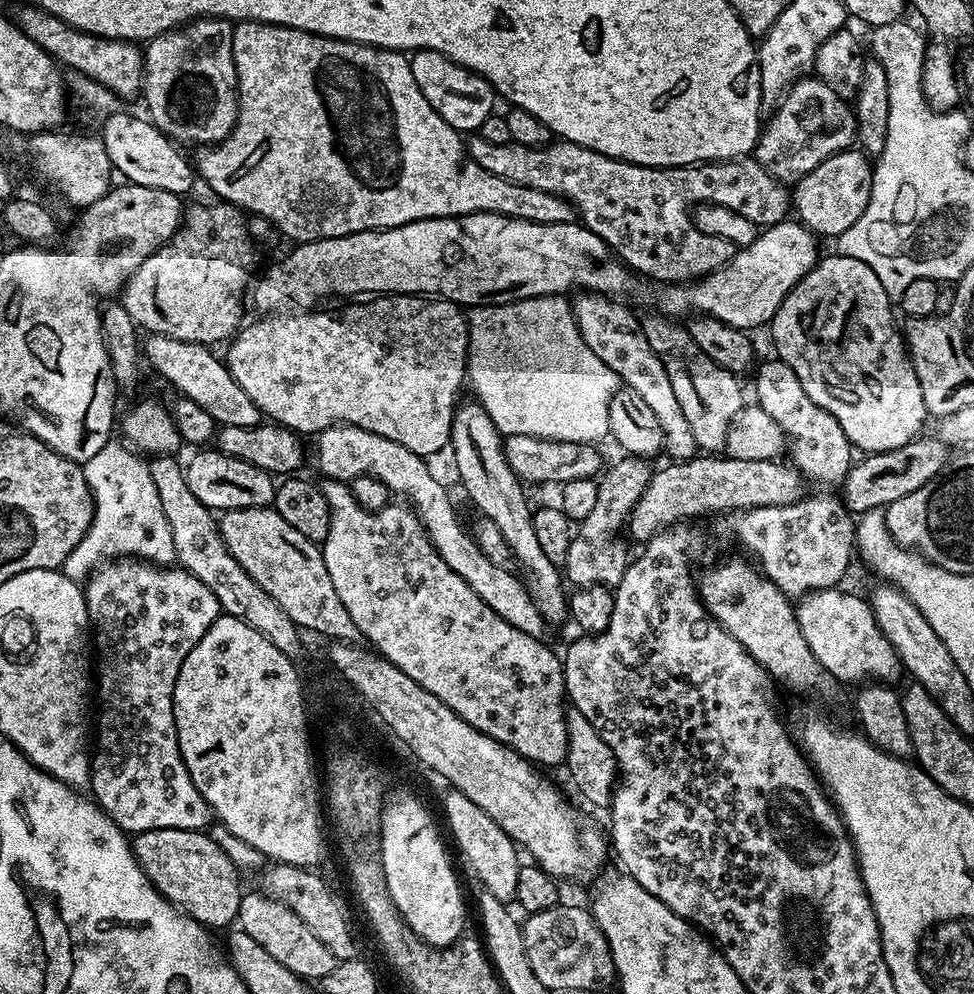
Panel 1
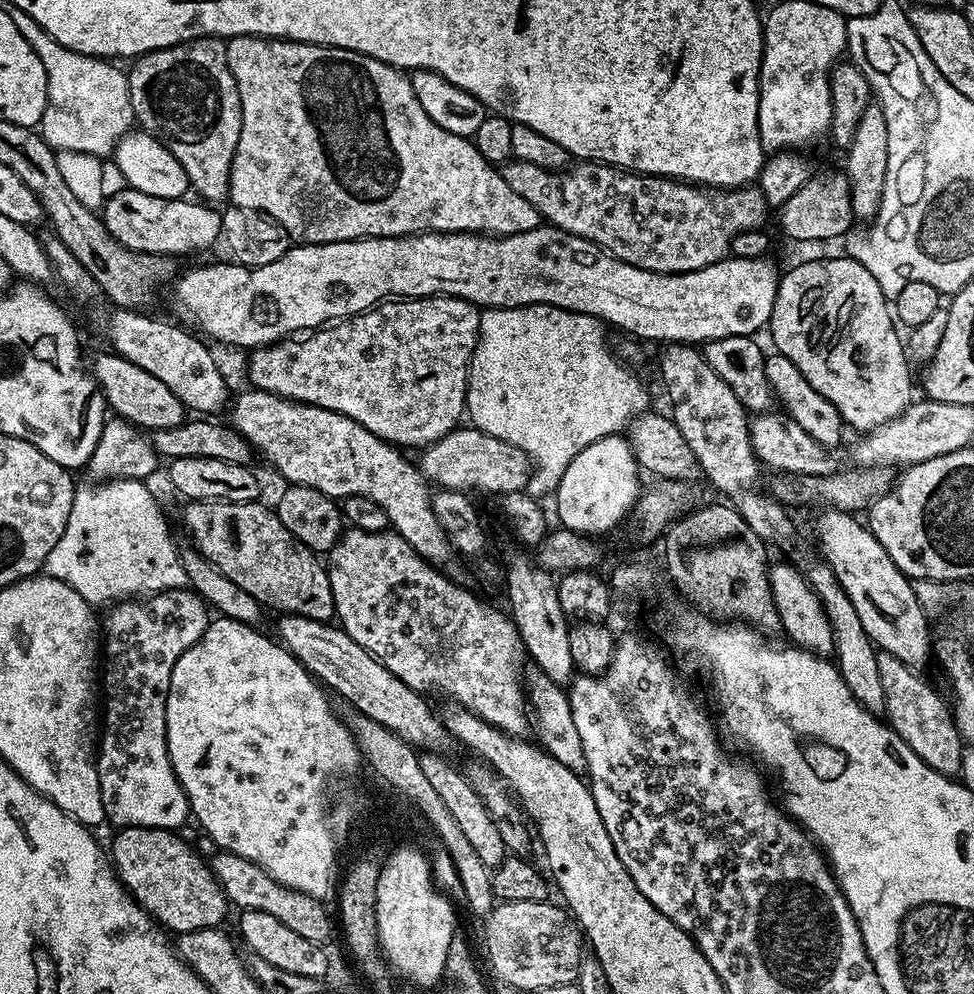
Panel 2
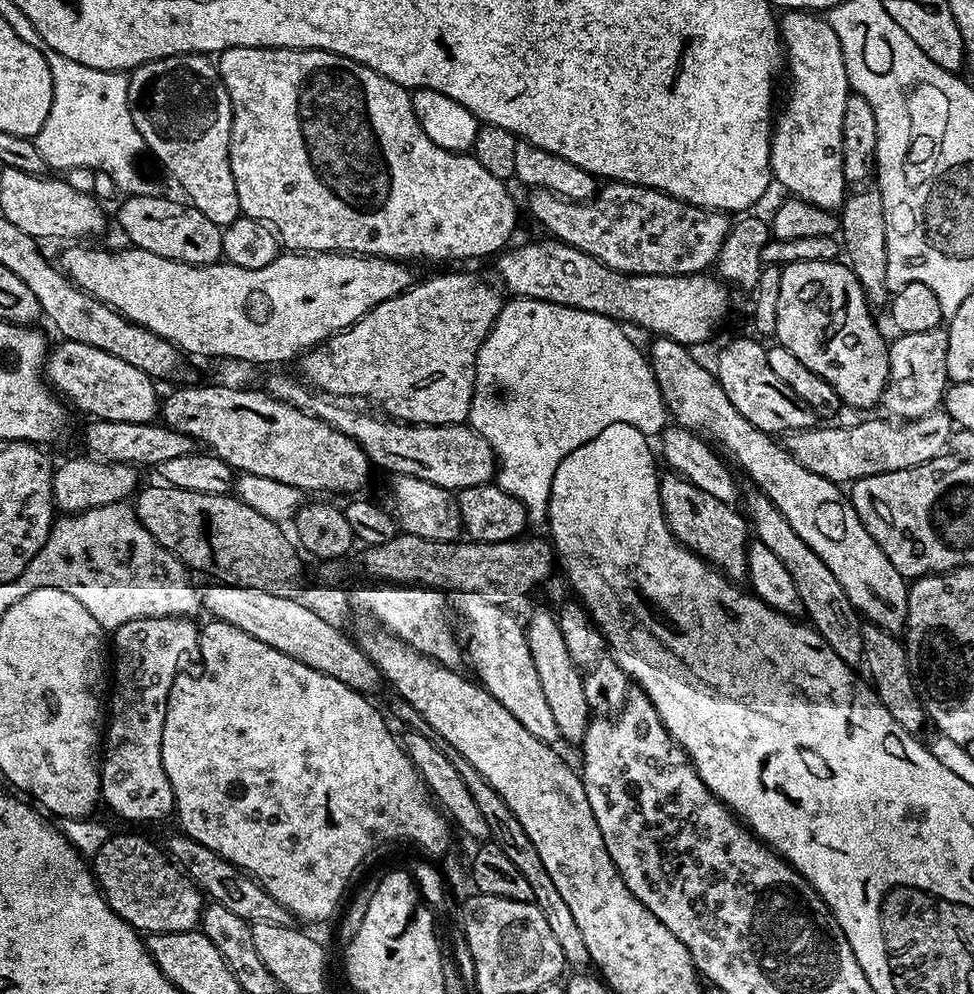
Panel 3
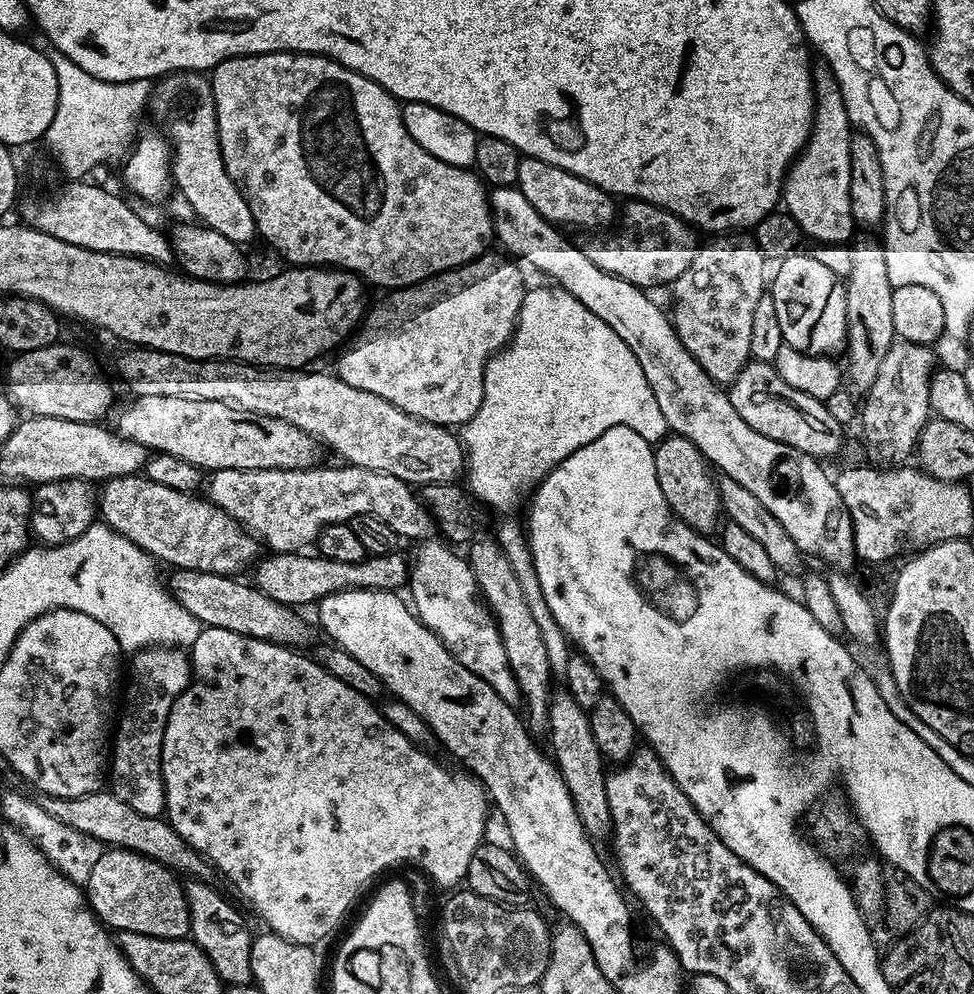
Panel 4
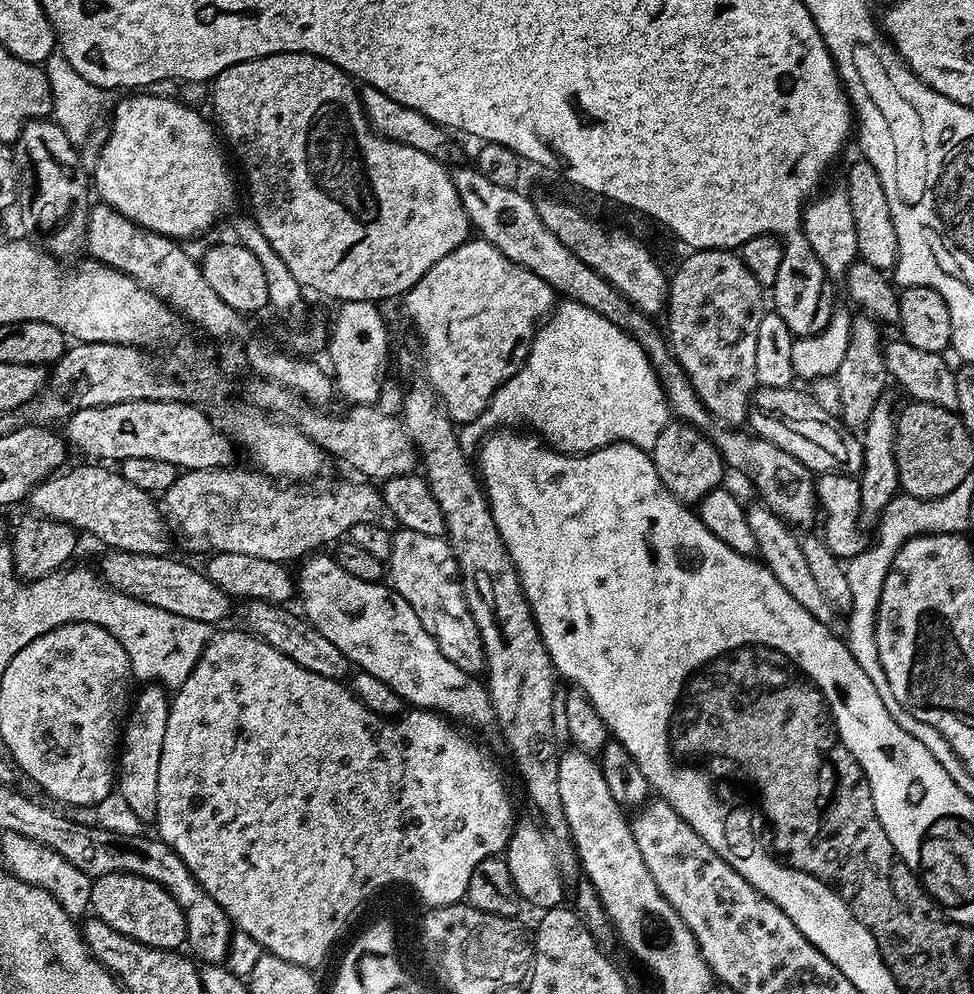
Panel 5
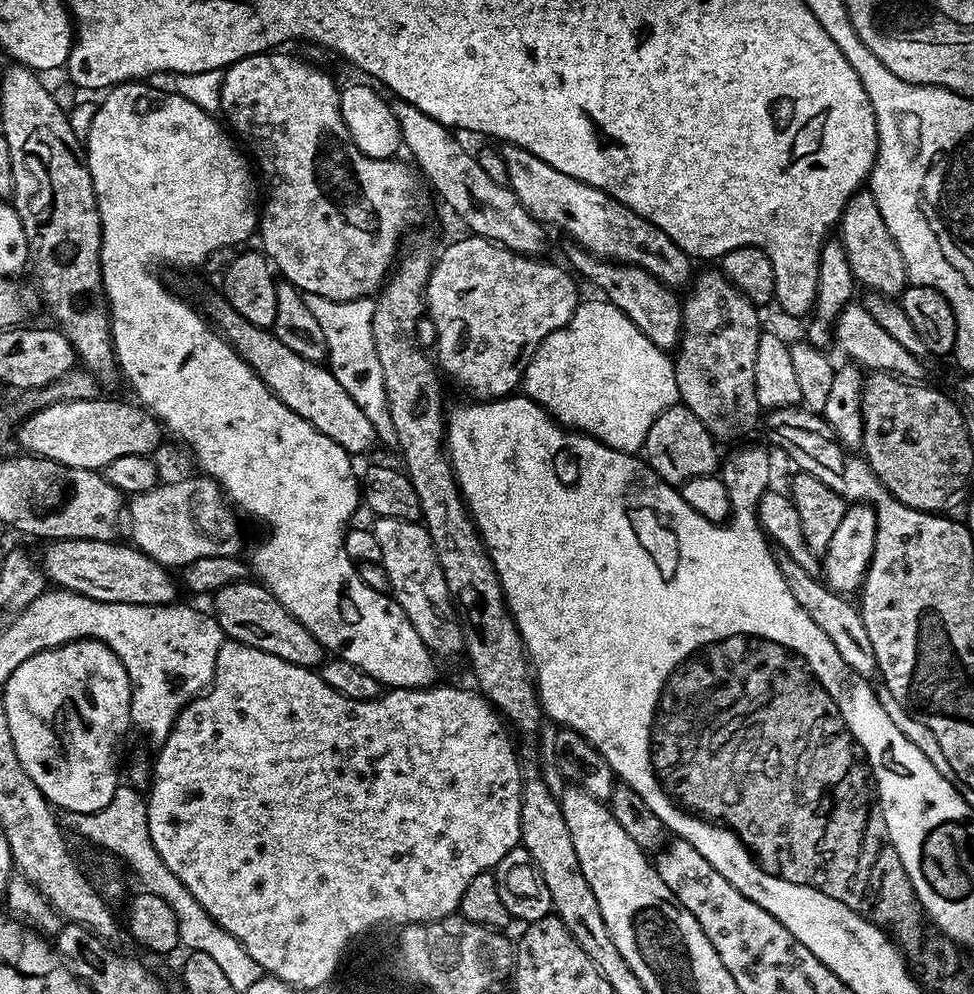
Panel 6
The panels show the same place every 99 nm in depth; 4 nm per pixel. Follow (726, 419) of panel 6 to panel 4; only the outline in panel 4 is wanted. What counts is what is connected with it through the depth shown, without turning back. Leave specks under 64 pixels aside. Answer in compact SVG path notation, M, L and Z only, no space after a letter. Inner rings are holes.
M726 232L704 245L697 247L688 268L670 285L674 308L670 310L670 319L675 326L678 339L686 346L686 350L694 356L713 381L721 386L731 385L736 376L751 359L750 339L751 323L755 307L760 297L766 294L766 257L751 235Z

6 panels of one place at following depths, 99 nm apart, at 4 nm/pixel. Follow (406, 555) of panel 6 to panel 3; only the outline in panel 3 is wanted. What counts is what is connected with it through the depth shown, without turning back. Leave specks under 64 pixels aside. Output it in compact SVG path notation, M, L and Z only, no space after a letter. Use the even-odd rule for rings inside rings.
M461 592L455 599L455 611L457 608L464 619L462 636L468 639L466 660L472 663L479 683L491 696L498 698L498 702L502 702L502 706L506 706L506 710L510 710L510 714L514 714L514 718L518 718L518 722L522 722L522 726L526 726L534 738L545 742L555 741L560 731L554 722L554 714L550 714L550 706L546 706L546 694L542 694L538 669L534 666L534 658L530 658L528 633L522 620L505 605L486 602L476 594Z

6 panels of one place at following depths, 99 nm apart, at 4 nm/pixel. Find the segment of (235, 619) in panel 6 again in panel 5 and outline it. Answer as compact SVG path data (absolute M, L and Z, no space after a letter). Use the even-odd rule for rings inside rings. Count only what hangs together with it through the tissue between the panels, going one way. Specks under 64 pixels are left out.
M250 600L243 605L244 624L243 627L252 635L258 637L262 642L274 646L282 654L286 654L298 666L310 670L314 674L322 674L322 678L330 678L341 682L347 681L350 676L350 662L326 634L322 634L303 615L295 616L292 612L287 612L287 607L262 602L261 600Z

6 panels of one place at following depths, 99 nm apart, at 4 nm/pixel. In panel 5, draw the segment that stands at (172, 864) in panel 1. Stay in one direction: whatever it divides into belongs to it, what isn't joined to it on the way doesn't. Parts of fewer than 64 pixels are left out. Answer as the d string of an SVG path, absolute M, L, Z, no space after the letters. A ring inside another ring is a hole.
M115 872L95 877L89 907L97 919L151 948L177 951L187 943L184 911L160 883L140 875Z

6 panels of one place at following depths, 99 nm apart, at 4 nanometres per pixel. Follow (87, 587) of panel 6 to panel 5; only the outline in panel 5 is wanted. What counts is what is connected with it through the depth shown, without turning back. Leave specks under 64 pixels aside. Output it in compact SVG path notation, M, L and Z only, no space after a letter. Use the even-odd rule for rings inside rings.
M115 550L105 553L100 560L100 568L98 567L104 583L158 610L166 610L182 618L194 618L194 622L206 622L210 626L216 626L219 620L227 618L228 611L234 607L232 597L214 586L214 582L210 582L210 578L205 576L199 567L191 568L190 565L175 560L172 554L147 556Z

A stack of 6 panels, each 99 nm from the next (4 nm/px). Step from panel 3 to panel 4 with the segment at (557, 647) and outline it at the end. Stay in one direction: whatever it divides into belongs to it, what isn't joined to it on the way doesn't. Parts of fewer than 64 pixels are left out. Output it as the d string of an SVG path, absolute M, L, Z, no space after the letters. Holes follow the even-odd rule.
M567 690L553 691L548 702L548 731L546 739L552 743L551 755L556 762L556 769L566 782L566 790L570 790L570 798L574 798L574 806L578 810L578 818L582 818L582 826L593 838L607 837L612 831L610 818L610 802L606 802L606 761L598 750L598 742L594 742L594 734L590 730L588 712L574 700Z

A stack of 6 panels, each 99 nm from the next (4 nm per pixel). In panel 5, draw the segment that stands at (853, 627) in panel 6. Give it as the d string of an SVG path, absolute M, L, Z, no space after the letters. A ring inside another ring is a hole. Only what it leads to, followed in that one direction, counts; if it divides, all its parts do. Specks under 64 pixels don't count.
M763 502L755 503L752 505L749 503L746 511L750 530L754 534L756 550L764 567L770 570L770 574L774 574L774 578L778 578L778 582L782 582L782 586L786 586L786 594L790 594L790 598L794 598L794 602L798 602L798 606L802 606L814 618L818 618L818 622L829 626L835 625L838 610L829 602L826 594L822 594L818 582L810 574L810 566L806 563L806 557L802 555L800 536L792 533L795 531L780 517L775 516Z

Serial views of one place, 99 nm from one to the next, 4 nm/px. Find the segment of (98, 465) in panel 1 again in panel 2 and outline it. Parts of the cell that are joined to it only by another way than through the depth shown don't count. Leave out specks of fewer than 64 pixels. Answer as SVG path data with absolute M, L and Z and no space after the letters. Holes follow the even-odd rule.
M106 480L87 483L81 483L77 487L74 502L70 506L70 518L66 522L66 530L62 530L62 538L58 538L58 546L54 546L54 550L50 550L50 554L44 559L43 571L47 575L58 578L58 582L66 582L66 586L78 590L78 594L82 594L85 602L93 606L99 606L99 604L111 606L129 598L148 598L158 592L168 592L172 588L188 588L189 582L186 578L186 570L180 561L178 547L176 548L175 542L172 541L172 532L168 529L168 520L164 517L164 512L160 509L155 494L147 488L149 485L143 480Z

